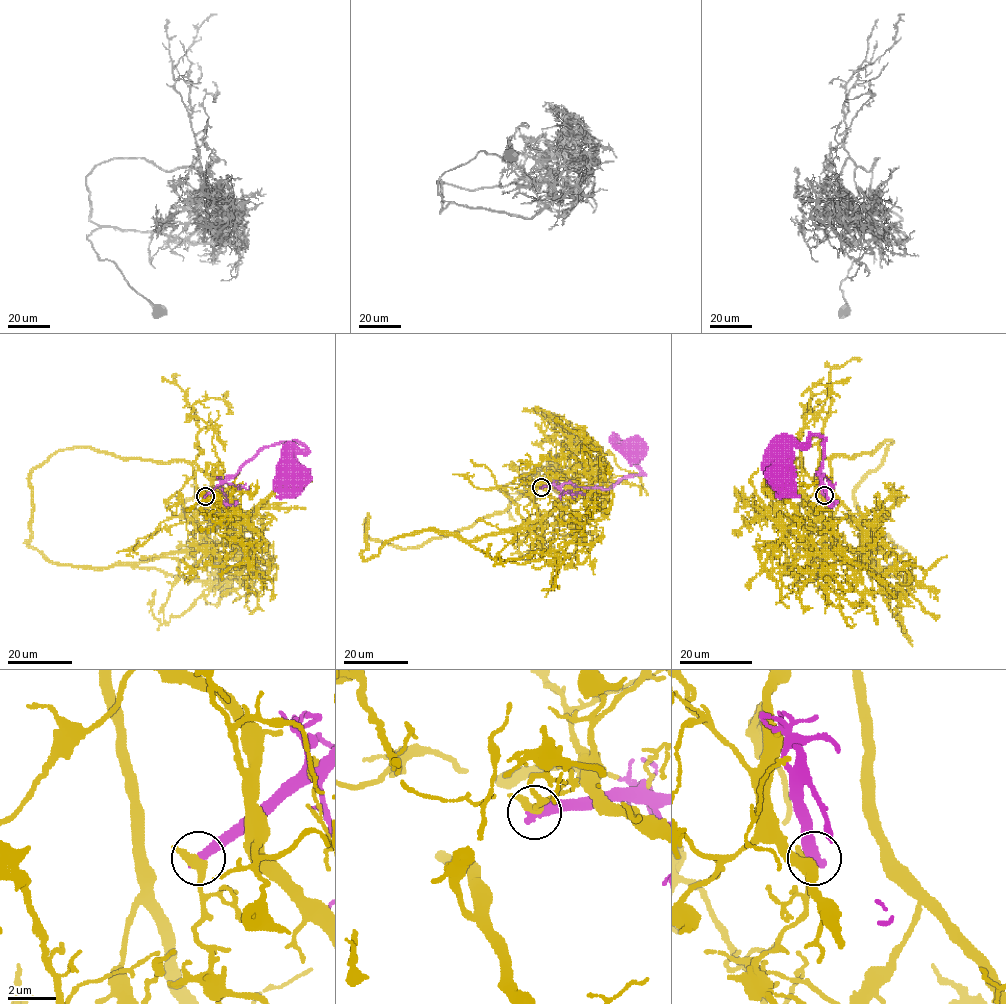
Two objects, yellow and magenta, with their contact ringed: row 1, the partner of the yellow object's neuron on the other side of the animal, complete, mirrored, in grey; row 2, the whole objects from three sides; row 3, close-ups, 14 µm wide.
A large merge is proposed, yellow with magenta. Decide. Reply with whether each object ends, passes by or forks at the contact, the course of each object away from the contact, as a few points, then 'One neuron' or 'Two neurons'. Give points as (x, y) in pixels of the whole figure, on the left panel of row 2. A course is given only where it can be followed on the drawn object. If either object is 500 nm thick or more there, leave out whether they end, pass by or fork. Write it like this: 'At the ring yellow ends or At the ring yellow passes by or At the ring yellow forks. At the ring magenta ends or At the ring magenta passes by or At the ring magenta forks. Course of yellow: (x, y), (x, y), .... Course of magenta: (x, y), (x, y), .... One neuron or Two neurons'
At the ring yellow passes by. At the ring magenta ends. Course of yellow: (205, 495), (209, 512), (228, 520), (231, 530), (221, 541), (135, 563), (52, 563), (26, 542), (32, 522). Course of magenta: (205, 495), (260, 450), (279, 443), (305, 447), (294, 453), (301, 478). Two neurons

